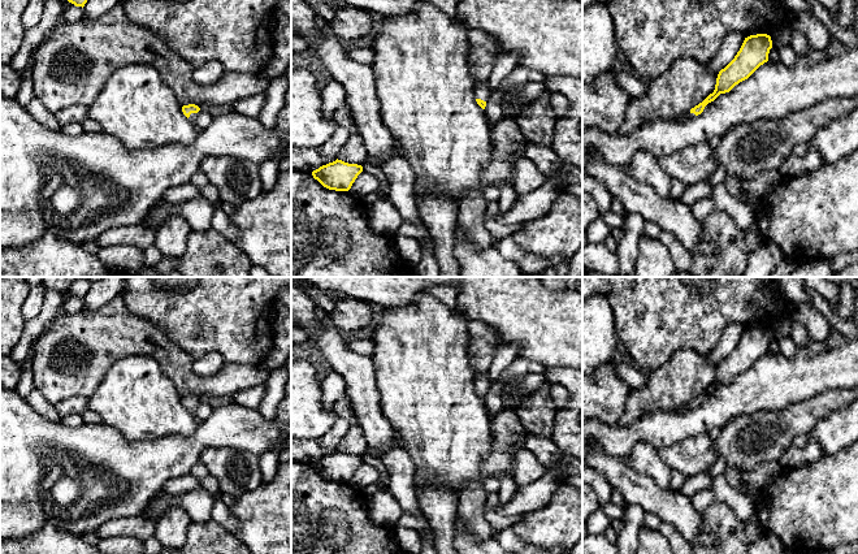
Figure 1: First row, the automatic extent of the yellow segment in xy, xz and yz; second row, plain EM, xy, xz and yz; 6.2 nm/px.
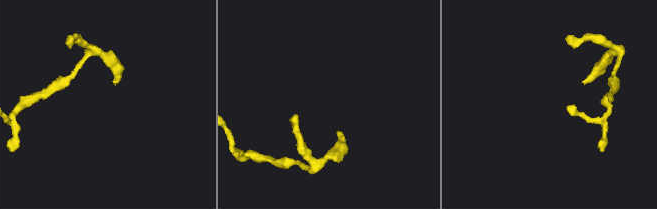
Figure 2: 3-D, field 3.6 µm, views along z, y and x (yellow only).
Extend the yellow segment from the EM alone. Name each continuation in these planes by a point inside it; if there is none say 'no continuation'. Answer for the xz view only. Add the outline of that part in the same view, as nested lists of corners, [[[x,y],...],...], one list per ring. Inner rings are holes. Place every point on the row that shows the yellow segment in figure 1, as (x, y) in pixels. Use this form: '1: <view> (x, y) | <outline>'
1: xz (482, 91) | [[[488,81],[476,85],[476,91],[474,91],[476,99],[481,99],[484,101],[488,101],[491,92],[493,91],[491,91],[491,87]]]

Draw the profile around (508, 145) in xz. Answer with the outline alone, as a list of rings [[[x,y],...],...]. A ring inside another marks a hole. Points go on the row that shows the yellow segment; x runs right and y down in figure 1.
[[[504,116],[498,121],[490,130],[491,140],[491,155],[490,161],[485,165],[482,172],[482,189],[476,191],[469,191],[462,196],[458,203],[458,225],[463,234],[472,242],[478,250],[484,250],[494,244],[494,237],[485,228],[484,215],[486,209],[486,199],[484,191],[489,186],[500,186],[504,182],[512,182],[512,172],[515,163],[524,156],[525,147],[528,144],[526,139],[520,131],[519,125],[512,116]]]

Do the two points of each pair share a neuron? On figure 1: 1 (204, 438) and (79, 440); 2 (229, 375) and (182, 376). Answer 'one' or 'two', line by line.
1: one
2: one

